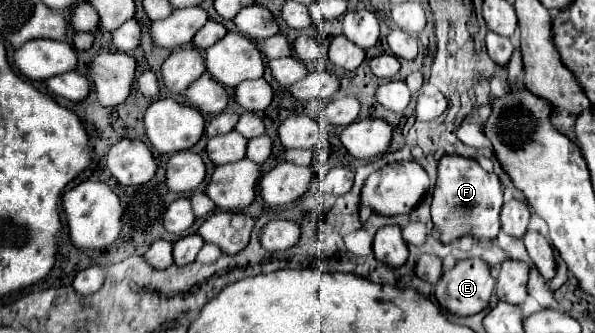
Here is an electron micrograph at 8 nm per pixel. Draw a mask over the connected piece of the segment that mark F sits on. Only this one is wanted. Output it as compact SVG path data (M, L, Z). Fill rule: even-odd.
M444 155L438 163L438 181L432 201L432 223L442 233L442 243L450 243L464 233L472 233L480 241L490 241L500 229L502 183L496 173L484 171L476 159L464 155Z

